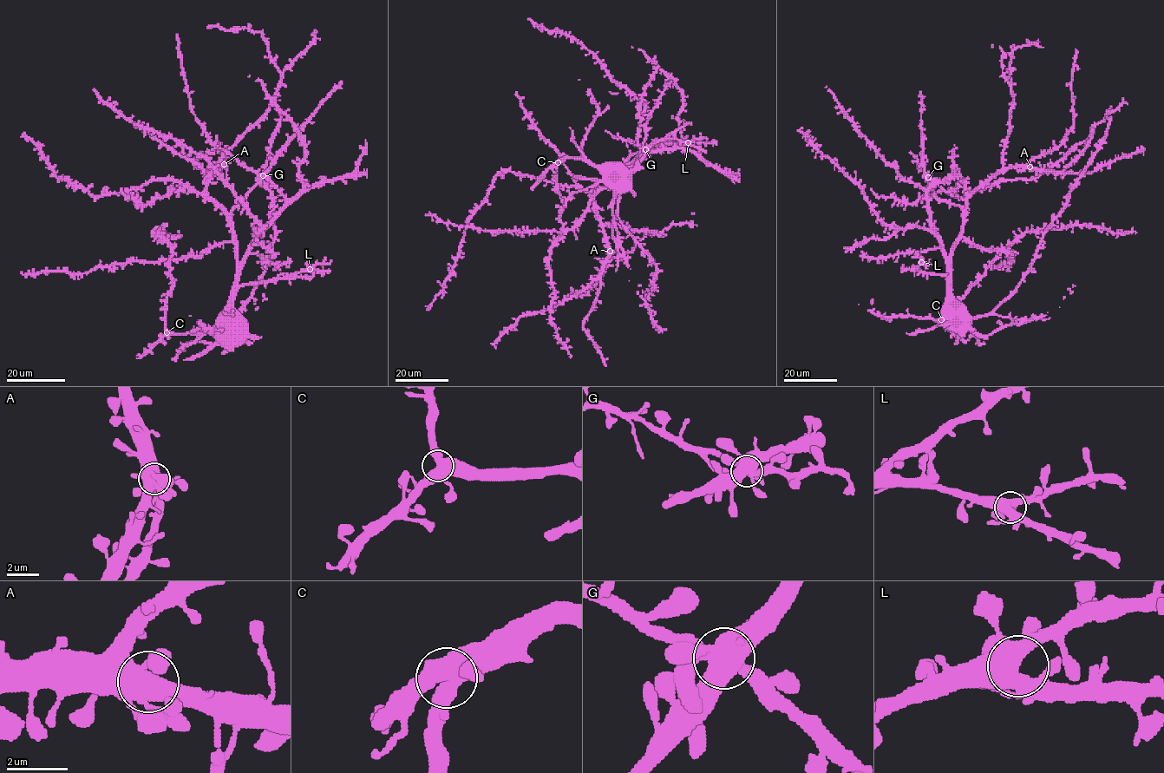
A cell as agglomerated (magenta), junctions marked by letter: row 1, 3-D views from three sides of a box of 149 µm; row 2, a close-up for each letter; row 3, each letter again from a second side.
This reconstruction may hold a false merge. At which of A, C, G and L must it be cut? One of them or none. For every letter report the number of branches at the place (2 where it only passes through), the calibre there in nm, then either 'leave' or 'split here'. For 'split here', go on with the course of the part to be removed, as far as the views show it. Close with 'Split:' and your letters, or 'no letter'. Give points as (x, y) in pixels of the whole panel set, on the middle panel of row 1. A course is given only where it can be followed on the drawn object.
A: 5 | 550 nm | leave
C: 4 | 500 nm | leave
G: 7 | 550 nm | leave
L: 6 | 550 nm | leave
Split: no letter

